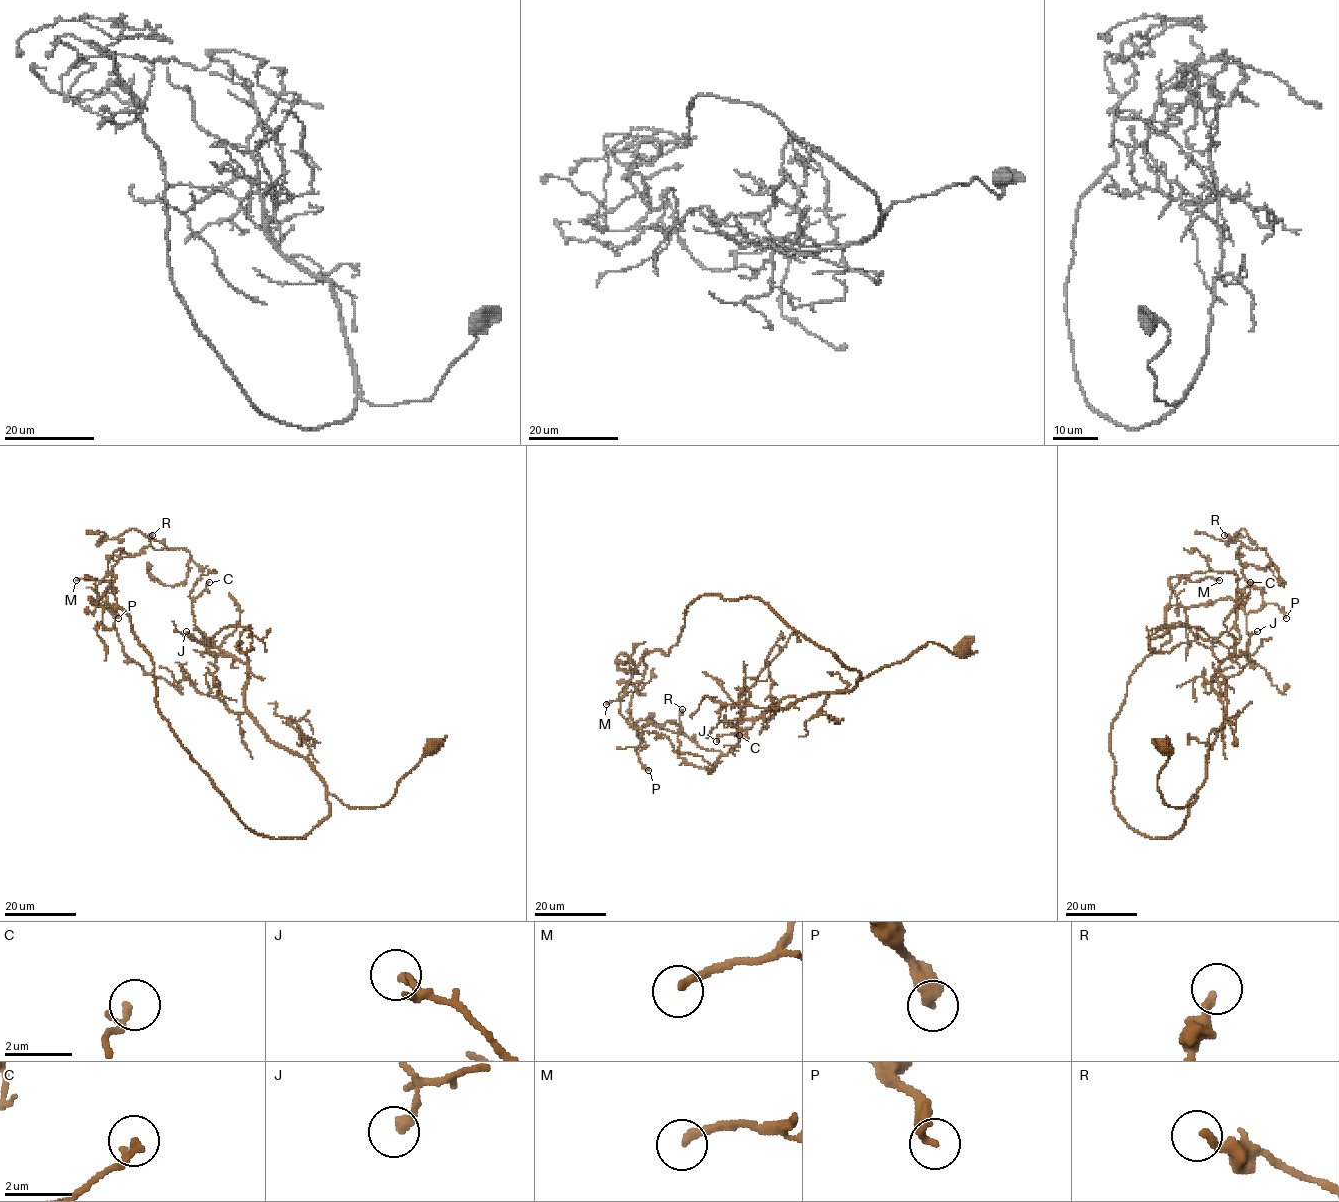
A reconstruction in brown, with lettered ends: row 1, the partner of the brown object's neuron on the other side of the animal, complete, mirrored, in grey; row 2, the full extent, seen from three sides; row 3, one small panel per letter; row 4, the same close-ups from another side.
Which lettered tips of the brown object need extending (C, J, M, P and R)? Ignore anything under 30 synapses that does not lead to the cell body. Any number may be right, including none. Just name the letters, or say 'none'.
M

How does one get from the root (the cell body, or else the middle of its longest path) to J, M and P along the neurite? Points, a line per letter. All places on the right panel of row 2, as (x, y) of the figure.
J: (1165, 748), (1158, 789), (1168, 805), (1184, 807), (1224, 722), (1219, 665), (1246, 652), (1257, 631)
M: (1165, 748), (1162, 799), (1196, 800), (1150, 838), (1114, 804), (1112, 721), (1169, 639), (1175, 585), (1219, 580)
P: (1165, 748), (1162, 799), (1196, 800), (1150, 838), (1114, 804), (1110, 729), (1166, 609), (1286, 618)

